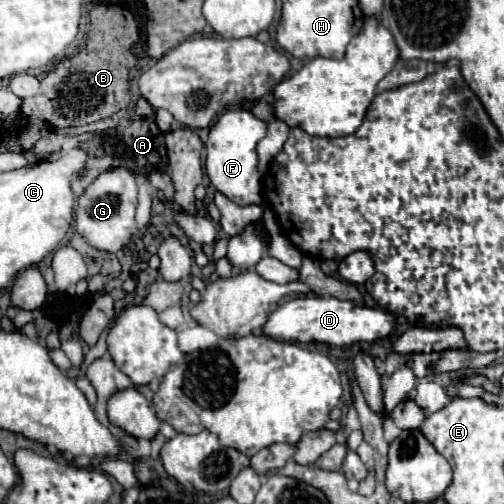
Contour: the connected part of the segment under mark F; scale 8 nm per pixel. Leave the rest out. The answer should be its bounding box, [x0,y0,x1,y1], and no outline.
[206,109,268,205]

